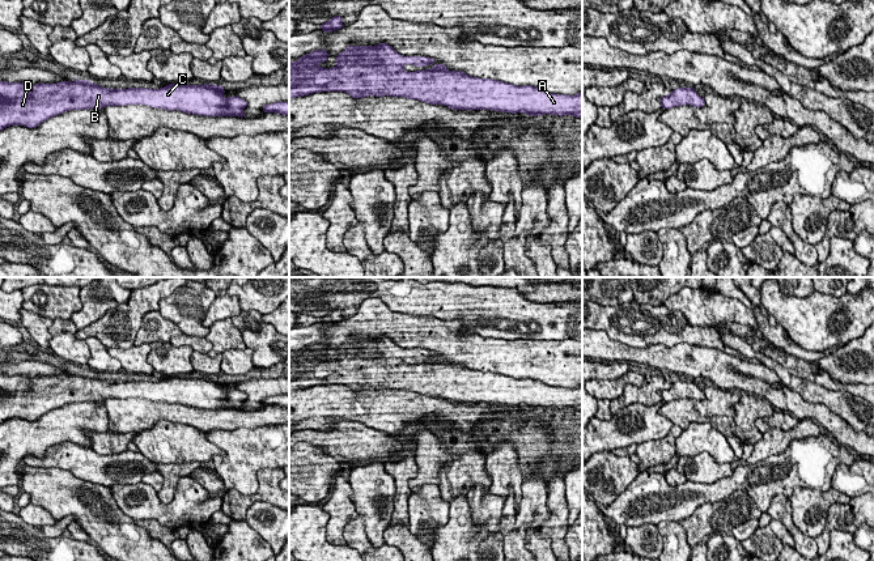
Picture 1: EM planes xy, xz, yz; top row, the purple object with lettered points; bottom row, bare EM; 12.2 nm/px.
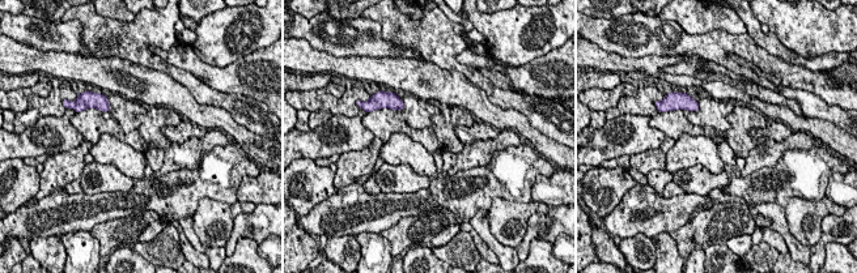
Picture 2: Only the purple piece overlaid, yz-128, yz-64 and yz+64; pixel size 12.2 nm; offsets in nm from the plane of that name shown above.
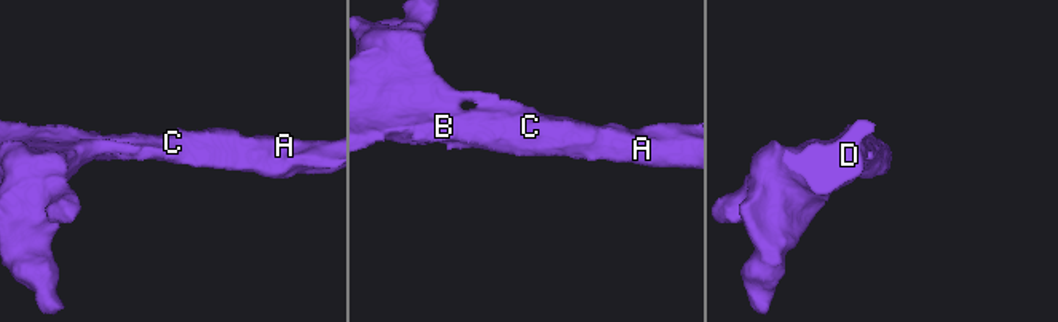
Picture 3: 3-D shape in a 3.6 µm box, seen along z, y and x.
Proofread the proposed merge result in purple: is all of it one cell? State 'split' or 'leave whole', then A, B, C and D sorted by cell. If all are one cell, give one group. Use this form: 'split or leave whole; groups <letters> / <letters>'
leave whole; groups A B C D

